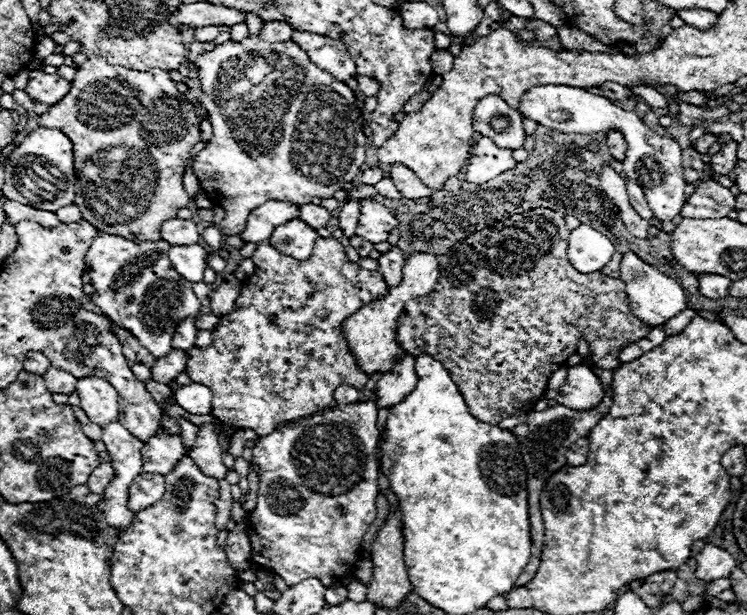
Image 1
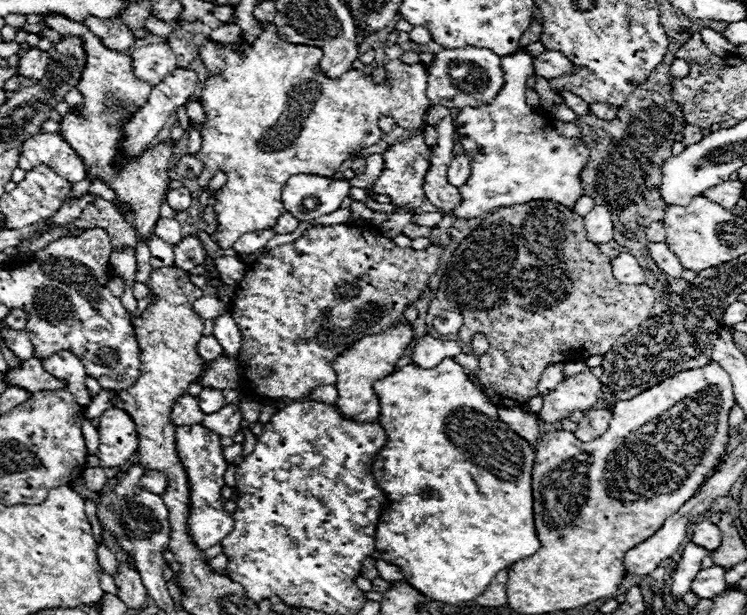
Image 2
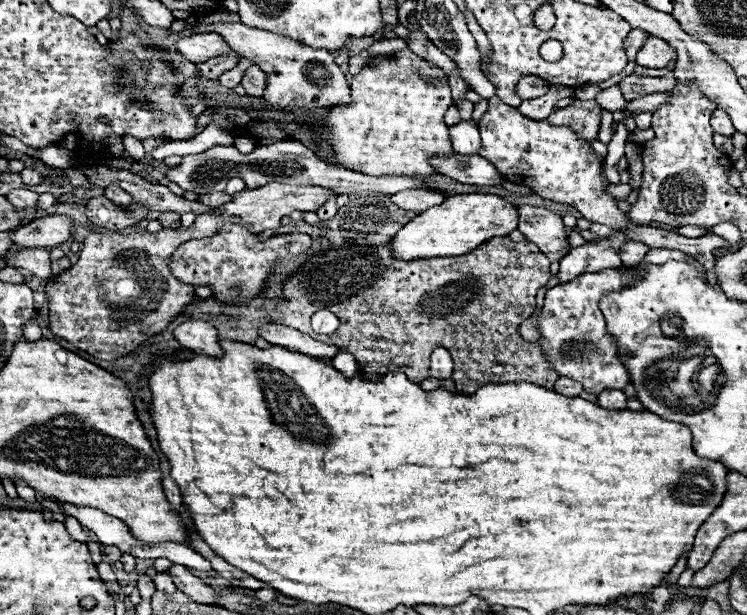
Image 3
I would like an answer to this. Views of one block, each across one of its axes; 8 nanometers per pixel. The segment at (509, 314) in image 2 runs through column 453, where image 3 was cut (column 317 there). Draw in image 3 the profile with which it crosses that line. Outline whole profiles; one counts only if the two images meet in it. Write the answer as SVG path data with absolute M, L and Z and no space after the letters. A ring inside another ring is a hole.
M508 236L494 237L490 242L474 248L466 256L452 258L430 258L430 260L394 260L390 256L390 246L380 248L340 248L334 252L314 254L302 270L284 284L284 298L288 302L280 304L278 312L282 318L270 318L272 322L296 328L312 338L334 344L342 352L354 354L360 374L366 378L384 376L390 370L404 372L412 382L420 384L428 378L430 352L434 346L442 344L450 348L454 356L452 380L456 390L462 394L474 394L484 384L510 384L510 382L530 382L554 388L558 374L546 364L538 342L526 342L518 334L518 326L534 312L536 292L550 278L550 260L542 256L536 244L528 240L513 242ZM316 310L330 310L340 318L340 328L332 336L322 336L312 332L310 318Z

